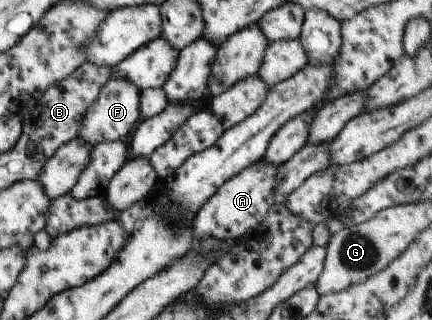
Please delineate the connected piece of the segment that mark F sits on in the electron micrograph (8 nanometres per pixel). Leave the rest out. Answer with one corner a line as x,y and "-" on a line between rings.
112,78
101,88
95,104
88,108
87,116
83,118
77,137
93,147
103,141
127,140
142,119
139,112
140,102
141,90
135,84
123,78

